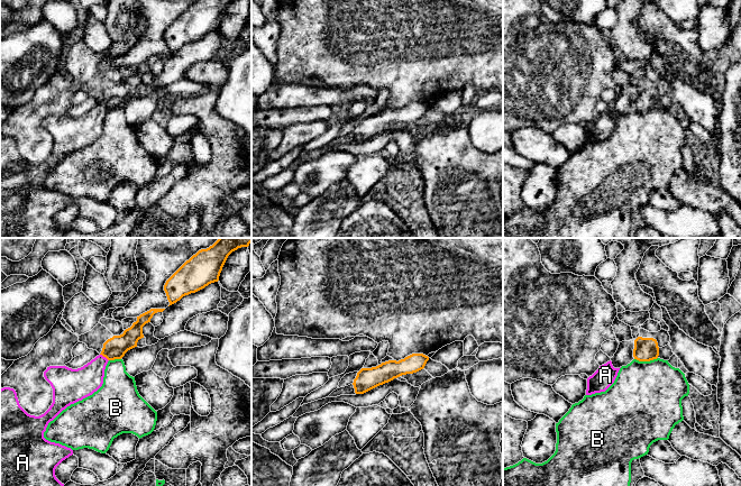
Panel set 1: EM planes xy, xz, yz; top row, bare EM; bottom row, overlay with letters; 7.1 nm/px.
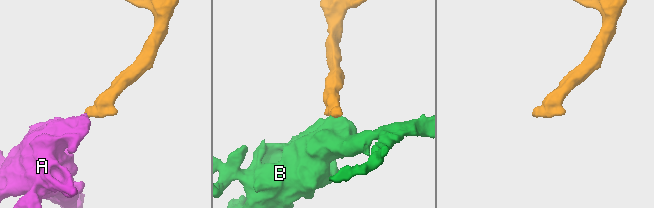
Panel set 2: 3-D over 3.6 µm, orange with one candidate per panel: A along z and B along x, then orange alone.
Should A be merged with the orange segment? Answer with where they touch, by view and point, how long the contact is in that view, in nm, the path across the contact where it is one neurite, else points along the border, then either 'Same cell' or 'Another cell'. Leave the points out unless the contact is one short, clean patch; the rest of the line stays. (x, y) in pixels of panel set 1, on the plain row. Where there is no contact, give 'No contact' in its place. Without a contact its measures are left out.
Touches orange at xy (104, 104). Shared border 80 nm. Path across: xy (115, 97), (104, 104), (83, 130). Same cell

